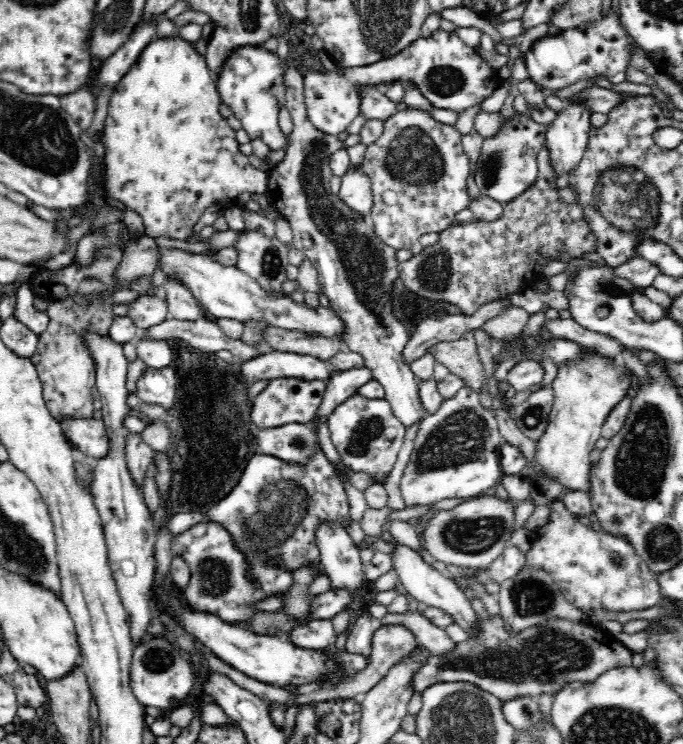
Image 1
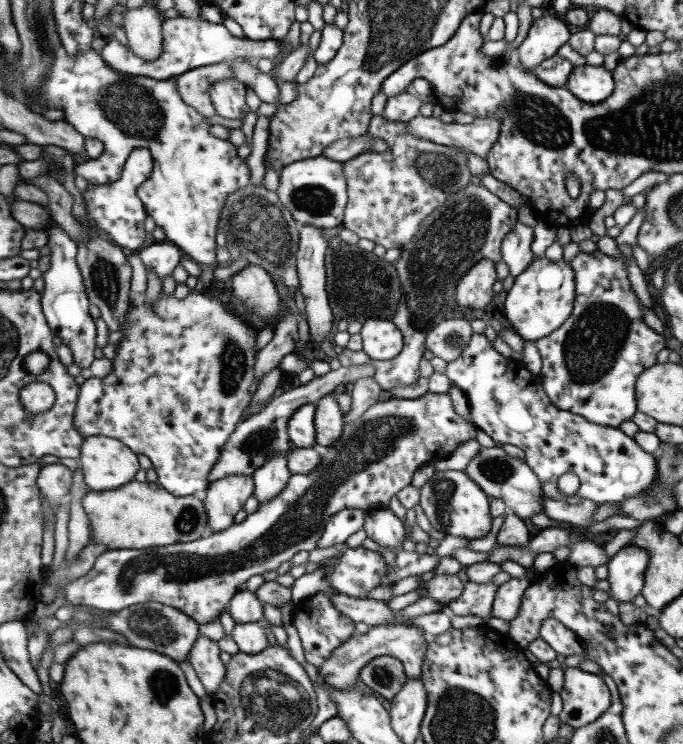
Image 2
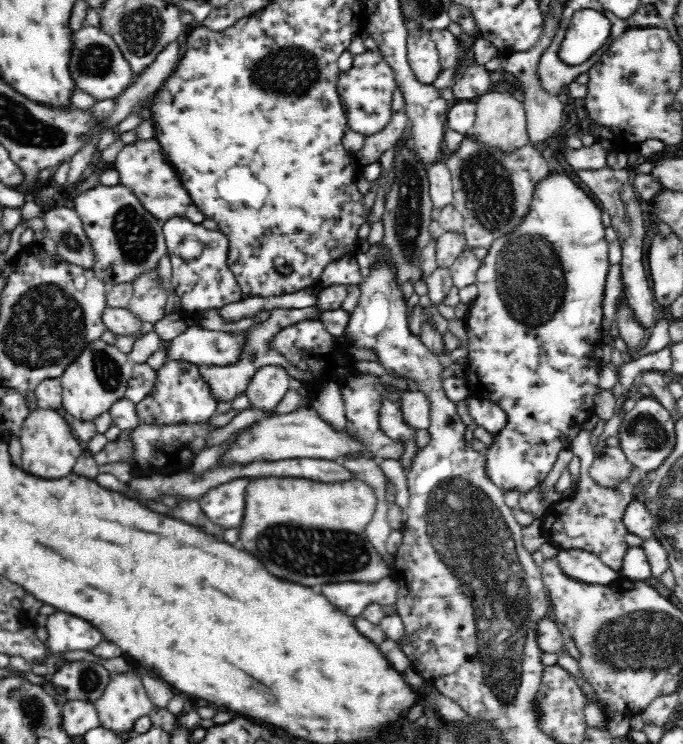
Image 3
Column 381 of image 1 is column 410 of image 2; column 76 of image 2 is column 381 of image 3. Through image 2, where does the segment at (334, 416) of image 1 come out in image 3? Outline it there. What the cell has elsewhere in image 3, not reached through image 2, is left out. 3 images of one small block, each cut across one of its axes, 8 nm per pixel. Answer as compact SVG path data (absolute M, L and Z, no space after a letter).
M384 578L376 586L364 586L364 584L326 584L322 586L324 598L336 606L346 616L354 618L360 616L366 604L378 600L382 606L398 606L398 592L400 586L394 578Z

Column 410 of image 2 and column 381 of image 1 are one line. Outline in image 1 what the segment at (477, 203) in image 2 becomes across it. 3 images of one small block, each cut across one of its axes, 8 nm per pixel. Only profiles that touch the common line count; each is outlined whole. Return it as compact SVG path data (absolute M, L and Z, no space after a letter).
M288 68L284 74L286 86L286 110L292 114L294 130L288 136L286 158L276 164L268 174L270 184L266 196L270 204L276 206L278 214L290 222L294 240L292 246L302 250L316 268L322 294L330 302L330 308L344 322L348 350L358 352L366 360L366 370L370 370L372 380L384 386L384 398L390 402L394 416L402 422L402 428L410 428L422 422L428 414L418 394L418 378L410 364L402 358L408 344L408 332L404 324L394 316L392 302L398 292L398 260L394 248L386 246L374 234L372 216L360 216L350 206L346 206L338 196L330 192L332 170L330 156L344 150L344 142L334 134L318 130L308 120L306 100L304 100L304 78L296 68Z

